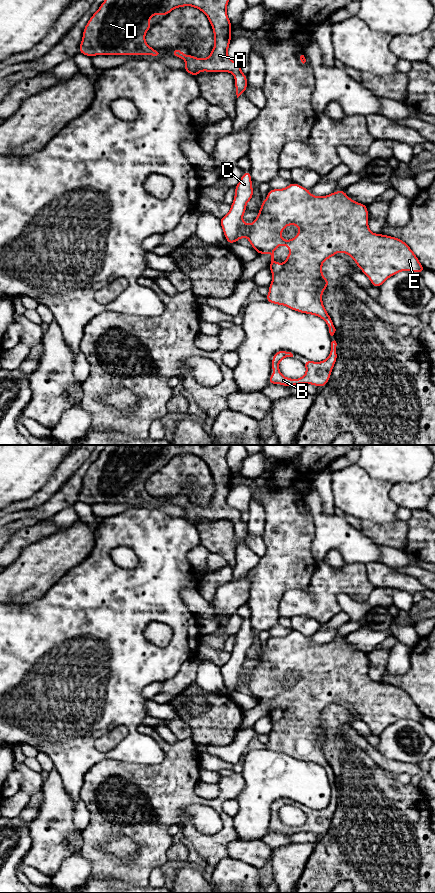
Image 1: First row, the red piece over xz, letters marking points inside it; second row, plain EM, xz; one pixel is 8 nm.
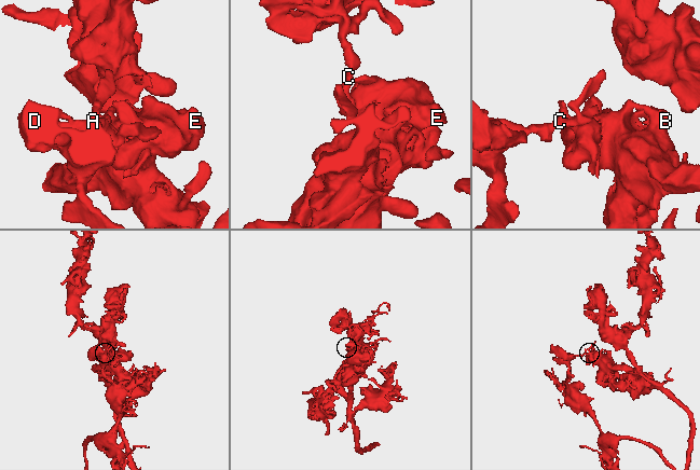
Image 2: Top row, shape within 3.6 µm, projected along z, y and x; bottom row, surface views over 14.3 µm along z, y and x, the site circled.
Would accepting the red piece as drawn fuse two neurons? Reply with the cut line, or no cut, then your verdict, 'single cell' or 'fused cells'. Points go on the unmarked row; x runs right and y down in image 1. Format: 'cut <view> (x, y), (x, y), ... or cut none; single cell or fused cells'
cut xz (246, 672), (244, 684); fused cells

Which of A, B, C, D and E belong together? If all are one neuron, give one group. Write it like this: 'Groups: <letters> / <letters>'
Groups: A C D / B E

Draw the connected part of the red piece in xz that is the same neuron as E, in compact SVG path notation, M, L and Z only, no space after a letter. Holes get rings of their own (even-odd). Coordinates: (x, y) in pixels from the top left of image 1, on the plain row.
M292 630L283 637L271 637L266 648L260 652L257 666L253 671L246 672L245 685L259 703L271 703L269 717L272 720L272 730L266 749L322 766L329 775L331 784L336 777L322 749L322 741L330 731L322 722L322 712L325 708L335 704L337 700L348 702L376 736L400 719L420 722L425 719L404 689L370 679L367 653L353 649L346 643L345 638L326 644L312 644L309 637ZM288 673L299 675L298 682L291 688L281 685ZM283 692L290 702L285 711L276 711L274 698Z

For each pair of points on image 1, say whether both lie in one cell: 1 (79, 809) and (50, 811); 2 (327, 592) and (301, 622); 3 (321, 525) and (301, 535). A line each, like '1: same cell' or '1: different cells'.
1: different cells
2: different cells
3: different cells

